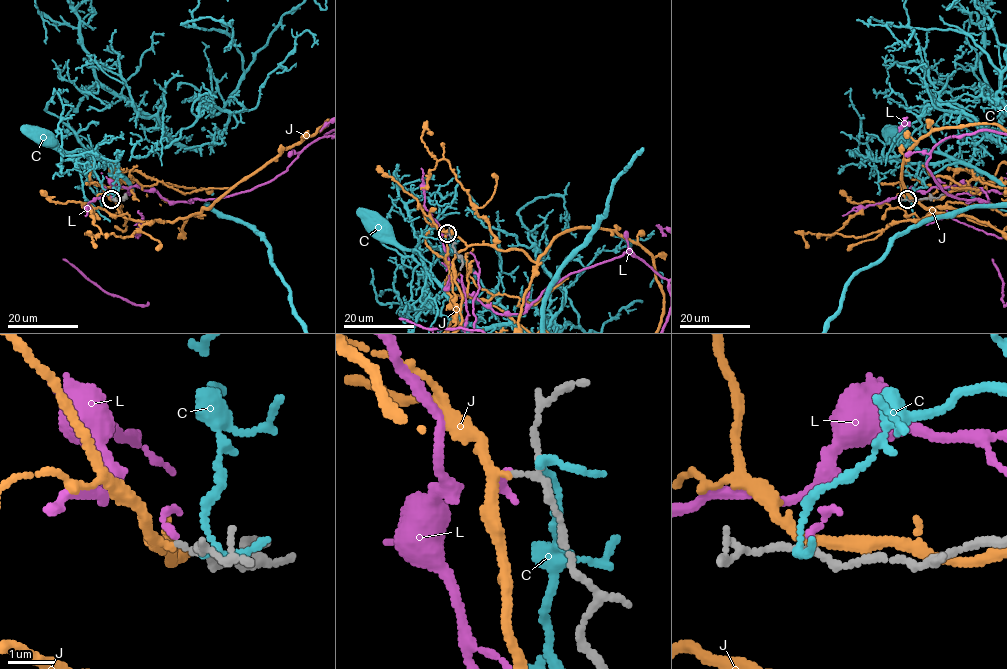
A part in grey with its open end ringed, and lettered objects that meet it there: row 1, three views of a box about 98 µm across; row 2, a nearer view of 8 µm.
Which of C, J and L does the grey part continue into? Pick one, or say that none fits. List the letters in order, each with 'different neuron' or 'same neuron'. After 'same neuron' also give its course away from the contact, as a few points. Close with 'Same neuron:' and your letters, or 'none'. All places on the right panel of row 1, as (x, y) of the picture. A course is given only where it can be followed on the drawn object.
C: different neuron
J: different neuron
L: same neuron
Same neuron: L

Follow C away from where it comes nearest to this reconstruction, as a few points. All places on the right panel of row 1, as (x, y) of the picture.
C: (906, 200), (914, 190), (925, 186), (923, 180), (946, 165), (958, 162), (941, 153), (918, 151), (896, 134)

